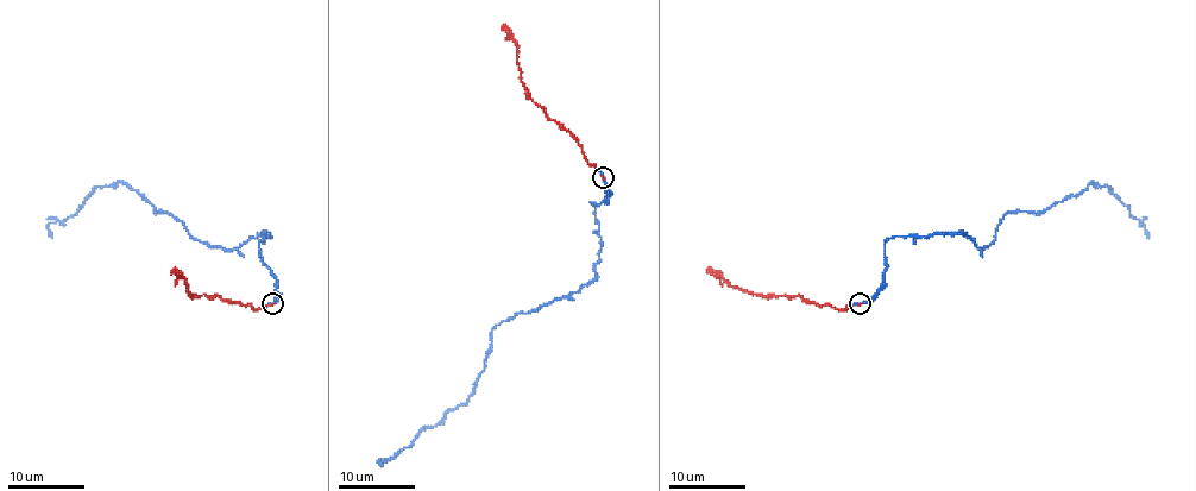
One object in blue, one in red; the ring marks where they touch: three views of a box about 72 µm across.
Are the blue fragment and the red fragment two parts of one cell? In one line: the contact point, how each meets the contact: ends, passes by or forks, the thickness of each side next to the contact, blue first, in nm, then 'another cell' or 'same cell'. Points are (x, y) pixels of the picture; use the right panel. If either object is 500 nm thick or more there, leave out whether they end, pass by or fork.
(860, 303) | blue passes by | red ends | 180/60 nm | same cell

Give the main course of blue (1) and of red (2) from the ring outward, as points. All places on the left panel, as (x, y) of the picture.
1: (272, 303), (276, 276), (259, 247), (270, 235), (225, 250), (123, 182), (98, 187), (50, 222), (52, 238)
2: (272, 303), (253, 309), (228, 303), (216, 295), (192, 295), (172, 269)

